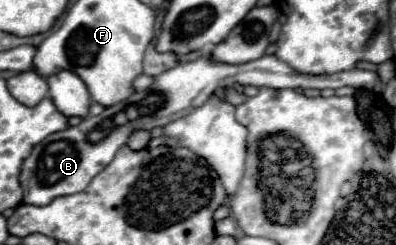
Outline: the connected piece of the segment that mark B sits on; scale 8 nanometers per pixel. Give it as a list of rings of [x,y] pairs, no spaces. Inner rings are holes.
[[[264,55],[262,59],[250,61],[250,63],[242,63],[242,65],[226,65],[226,63],[212,63],[210,59],[196,59],[196,61],[188,61],[188,63],[178,63],[174,69],[162,73],[160,77],[156,77],[156,83],[152,85],[152,89],[142,91],[142,93],[134,93],[128,101],[118,103],[114,107],[104,109],[98,117],[86,117],[82,119],[78,125],[68,127],[64,131],[52,133],[48,135],[42,143],[38,143],[32,153],[24,159],[22,163],[22,171],[20,171],[20,185],[24,189],[24,203],[30,205],[48,205],[54,197],[60,195],[72,195],[72,193],[80,193],[84,191],[90,181],[96,177],[96,173],[100,173],[110,161],[112,157],[118,153],[118,149],[122,145],[128,143],[128,137],[136,131],[136,129],[154,129],[154,127],[162,127],[168,125],[170,121],[176,121],[176,117],[184,117],[188,115],[192,109],[198,109],[200,105],[204,105],[208,101],[208,97],[214,97],[218,89],[234,89],[236,85],[254,85],[254,87],[272,87],[272,89],[340,89],[340,87],[354,87],[354,89],[372,89],[378,83],[378,73],[374,71],[362,71],[362,69],[350,69],[350,71],[340,71],[340,73],[332,73],[332,75],[304,75],[304,73],[296,73],[288,63],[280,61],[276,55]]]

